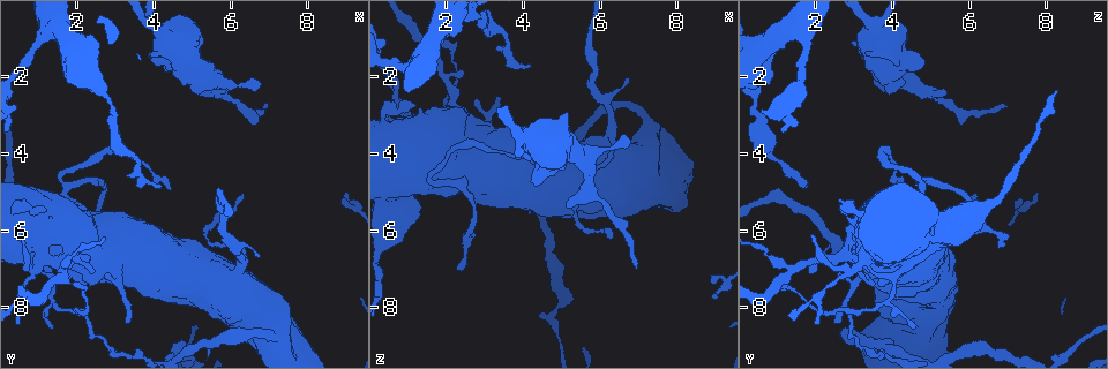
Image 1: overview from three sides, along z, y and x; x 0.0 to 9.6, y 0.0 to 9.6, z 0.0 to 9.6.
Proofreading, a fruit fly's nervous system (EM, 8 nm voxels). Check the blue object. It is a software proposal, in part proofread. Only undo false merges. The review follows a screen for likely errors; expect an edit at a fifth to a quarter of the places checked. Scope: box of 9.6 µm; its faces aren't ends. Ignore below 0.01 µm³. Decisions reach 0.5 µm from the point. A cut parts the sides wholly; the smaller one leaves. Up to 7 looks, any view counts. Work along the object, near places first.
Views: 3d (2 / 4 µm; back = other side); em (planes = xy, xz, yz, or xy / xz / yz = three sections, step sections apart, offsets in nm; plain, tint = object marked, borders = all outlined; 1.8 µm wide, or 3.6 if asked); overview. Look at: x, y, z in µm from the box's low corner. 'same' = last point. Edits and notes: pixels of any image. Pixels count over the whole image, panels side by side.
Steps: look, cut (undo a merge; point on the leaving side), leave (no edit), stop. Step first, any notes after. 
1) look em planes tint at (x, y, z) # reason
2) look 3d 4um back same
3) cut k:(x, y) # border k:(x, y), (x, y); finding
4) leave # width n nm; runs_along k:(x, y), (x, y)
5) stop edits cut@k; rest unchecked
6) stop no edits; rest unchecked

look em xy step 16 plain at (0.80, 7.05, 2.80) # branch point

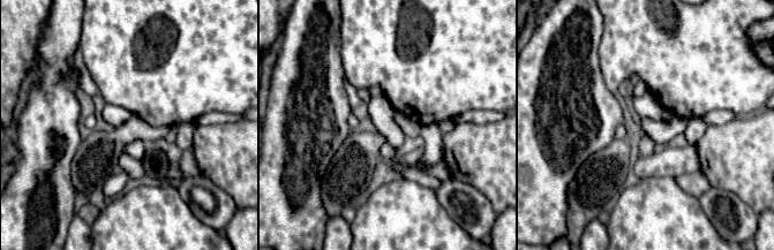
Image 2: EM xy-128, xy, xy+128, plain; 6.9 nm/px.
look em xy step 16 tint same

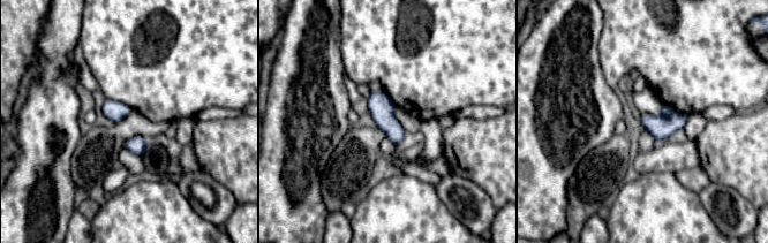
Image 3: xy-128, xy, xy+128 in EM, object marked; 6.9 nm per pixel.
cut 3:(667, 109) # width 100 nm; border 3:(674, 112), (668, 116); a second neuron is stuck on

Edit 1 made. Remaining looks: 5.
look overview # redraw

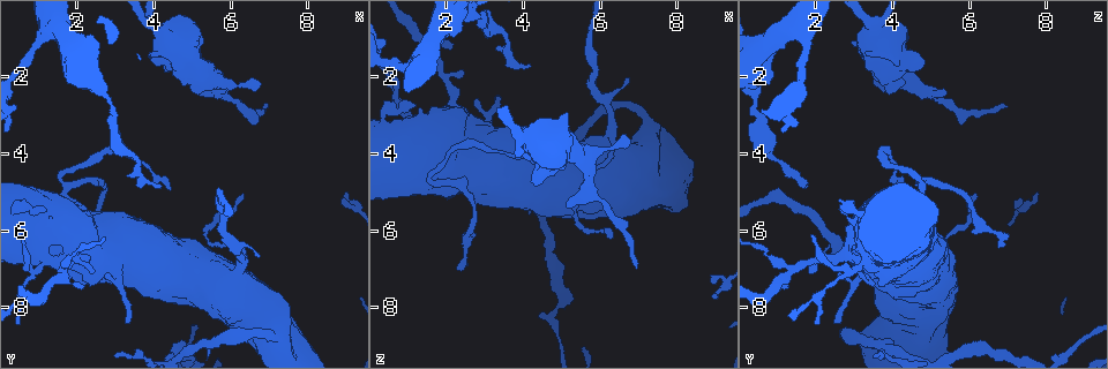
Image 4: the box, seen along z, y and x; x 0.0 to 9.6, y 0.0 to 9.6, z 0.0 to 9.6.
look 3d 4um at (6.50, 2.25, 3.80) # calibre changes

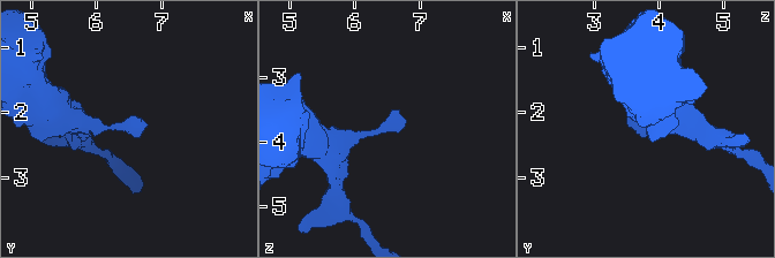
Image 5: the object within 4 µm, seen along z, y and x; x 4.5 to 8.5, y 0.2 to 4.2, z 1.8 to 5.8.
look em planes tint at (6.45, 2.20, 3.80) # need the tissue

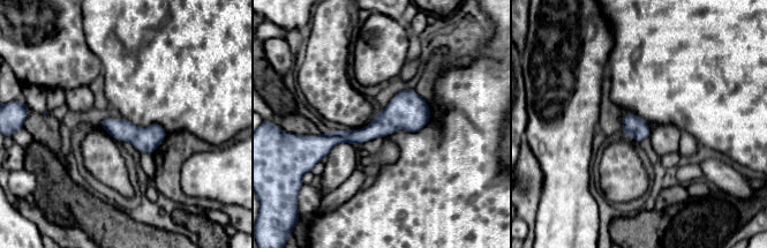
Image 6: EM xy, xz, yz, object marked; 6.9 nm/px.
leave # width 140 nm; runs_along 6:(427, 111), (314, 141); all the same neuron

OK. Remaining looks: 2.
look em planes tint at (4.10, 0.85, 3.60) # thick turns thin

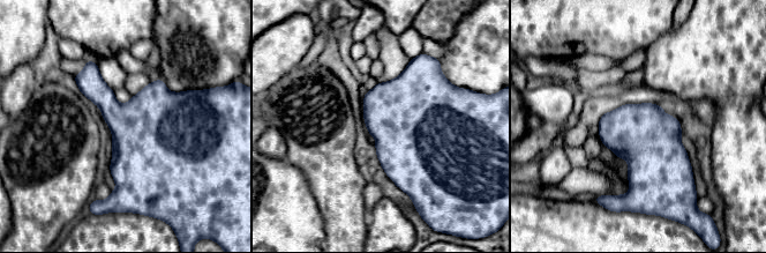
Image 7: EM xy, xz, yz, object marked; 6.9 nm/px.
leave # width 440 nm; all the same neuron

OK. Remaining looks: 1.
stop edits cut@3; rest unchecked

